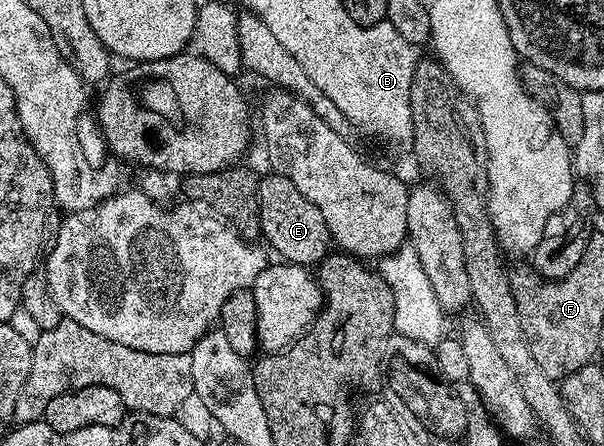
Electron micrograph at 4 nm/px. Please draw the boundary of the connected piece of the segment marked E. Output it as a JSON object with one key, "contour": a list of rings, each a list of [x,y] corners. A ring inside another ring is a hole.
{"contour":[[[271,171],[259,178],[259,231],[262,240],[272,250],[280,253],[284,262],[292,265],[318,266],[319,262],[327,256],[333,242],[331,232],[321,216],[321,211],[287,177]]]}

